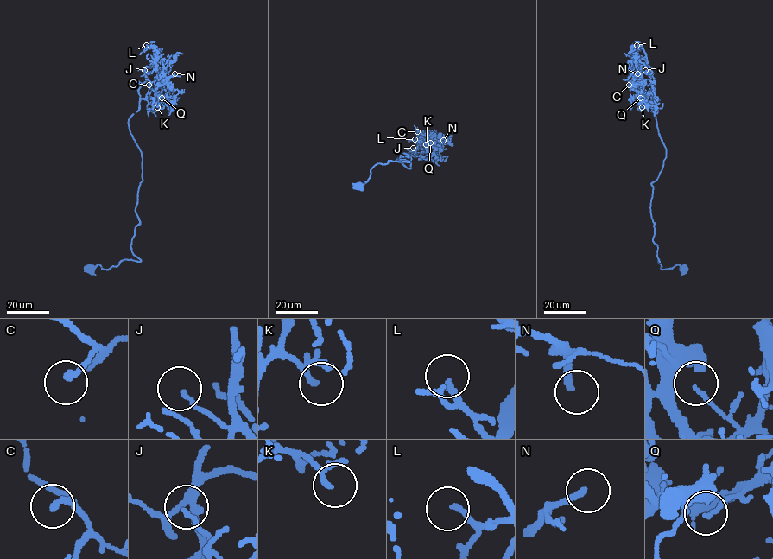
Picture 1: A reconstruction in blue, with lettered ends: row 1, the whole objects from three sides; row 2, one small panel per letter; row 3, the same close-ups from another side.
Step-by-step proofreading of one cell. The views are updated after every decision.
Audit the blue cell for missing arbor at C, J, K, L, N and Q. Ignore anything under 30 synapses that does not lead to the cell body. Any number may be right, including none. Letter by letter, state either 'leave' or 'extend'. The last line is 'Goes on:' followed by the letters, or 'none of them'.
C: leave
J: leave
K: leave
L: extend
N: extend
Q: leave
Goes on: L, N

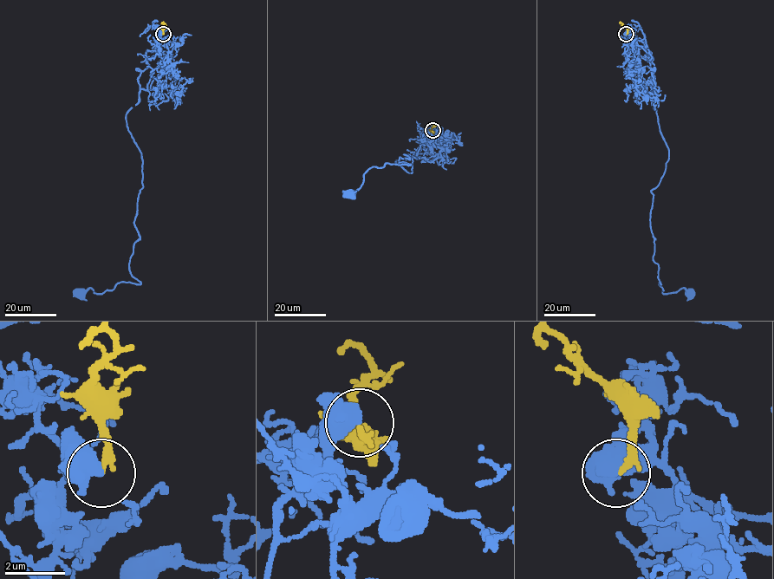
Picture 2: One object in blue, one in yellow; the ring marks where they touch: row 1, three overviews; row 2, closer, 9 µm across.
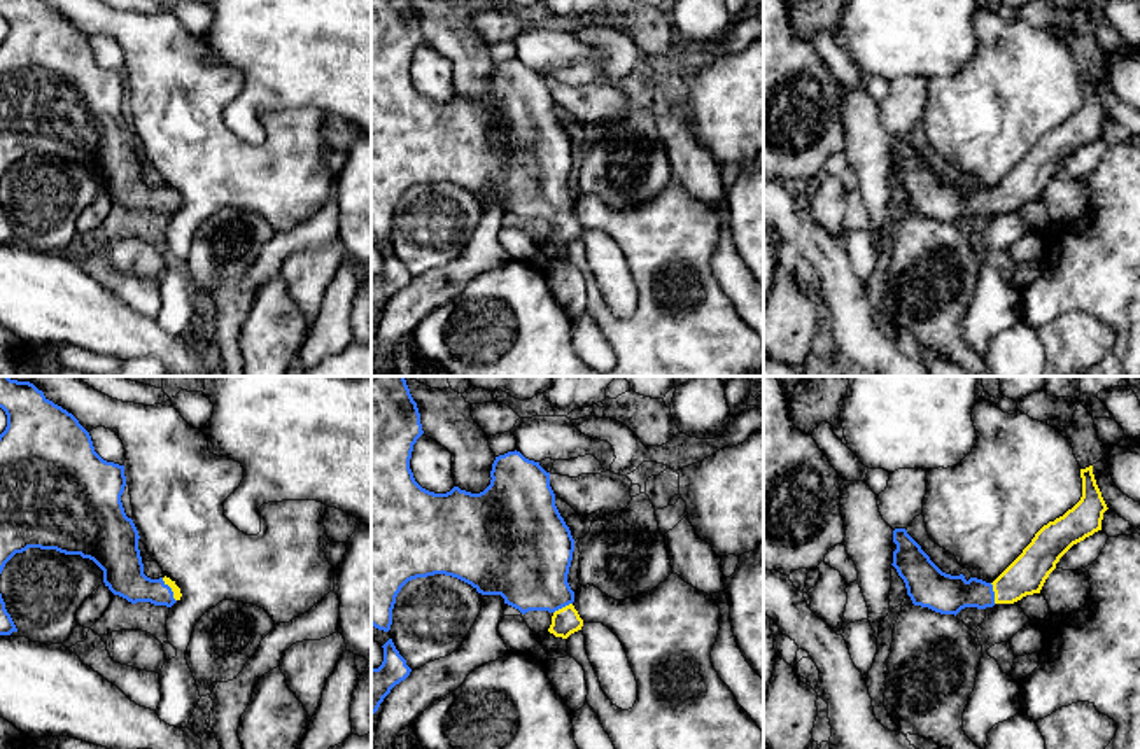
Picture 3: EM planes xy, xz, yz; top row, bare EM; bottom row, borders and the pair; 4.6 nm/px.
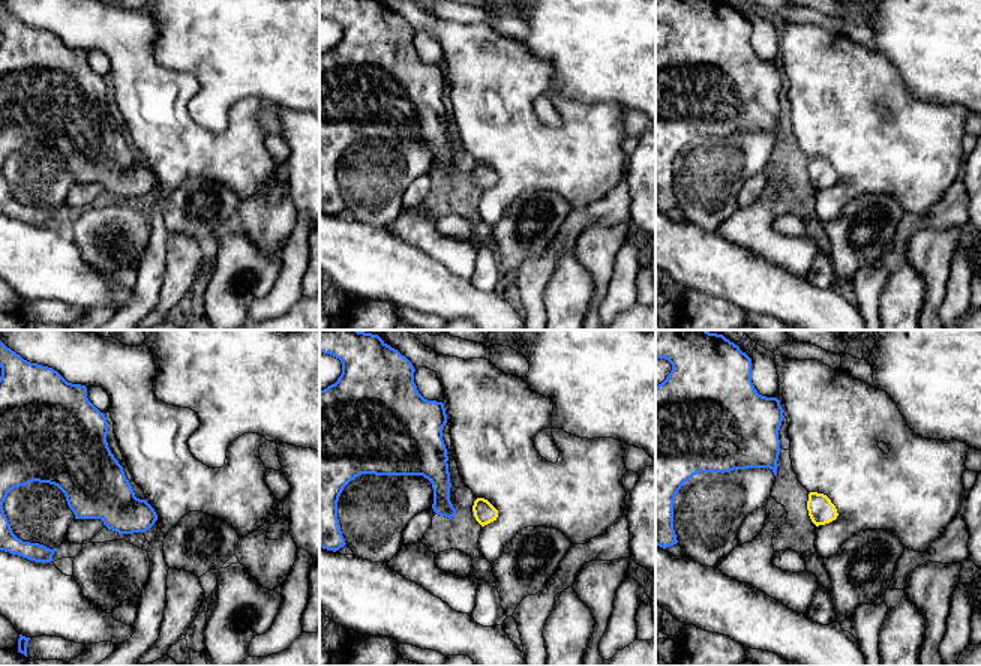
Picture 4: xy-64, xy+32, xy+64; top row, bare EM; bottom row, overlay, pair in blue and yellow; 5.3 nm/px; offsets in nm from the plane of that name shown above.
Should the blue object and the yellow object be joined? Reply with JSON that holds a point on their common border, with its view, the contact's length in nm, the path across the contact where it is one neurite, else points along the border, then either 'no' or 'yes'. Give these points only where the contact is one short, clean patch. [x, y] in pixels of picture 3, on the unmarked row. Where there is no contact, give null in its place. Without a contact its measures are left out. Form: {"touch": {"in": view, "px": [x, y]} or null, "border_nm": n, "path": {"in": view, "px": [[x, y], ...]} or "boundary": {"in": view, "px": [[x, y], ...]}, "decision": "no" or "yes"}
{"touch": {"in": "xy", "px": [170, 198]}, "border_nm": 130, "path": {"in": "xy", "px": [[123, 179], [140, 196], [170, 198], [168, 189]]}, "decision": "yes"}

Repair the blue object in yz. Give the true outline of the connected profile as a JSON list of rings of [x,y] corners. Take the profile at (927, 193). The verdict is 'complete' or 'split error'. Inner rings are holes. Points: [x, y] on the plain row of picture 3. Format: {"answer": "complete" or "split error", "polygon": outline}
{"answer": "split error", "polygon": [[[1093,74],[1080,77],[1082,105],[1063,124],[1044,133],[1023,161],[993,189],[942,180],[905,136],[893,138],[893,175],[904,187],[914,214],[940,222],[958,222],[965,215],[986,217],[1014,212],[1040,201],[1059,166],[1077,150],[1101,138],[1108,117],[1096,93]]]}

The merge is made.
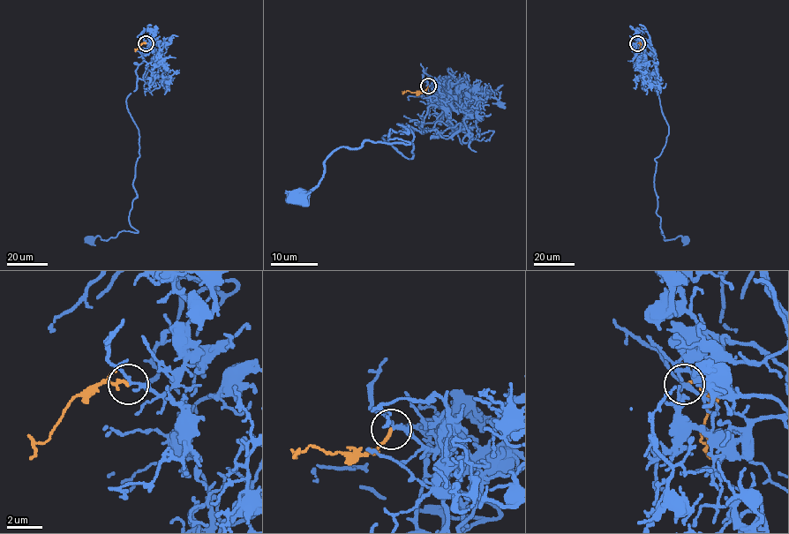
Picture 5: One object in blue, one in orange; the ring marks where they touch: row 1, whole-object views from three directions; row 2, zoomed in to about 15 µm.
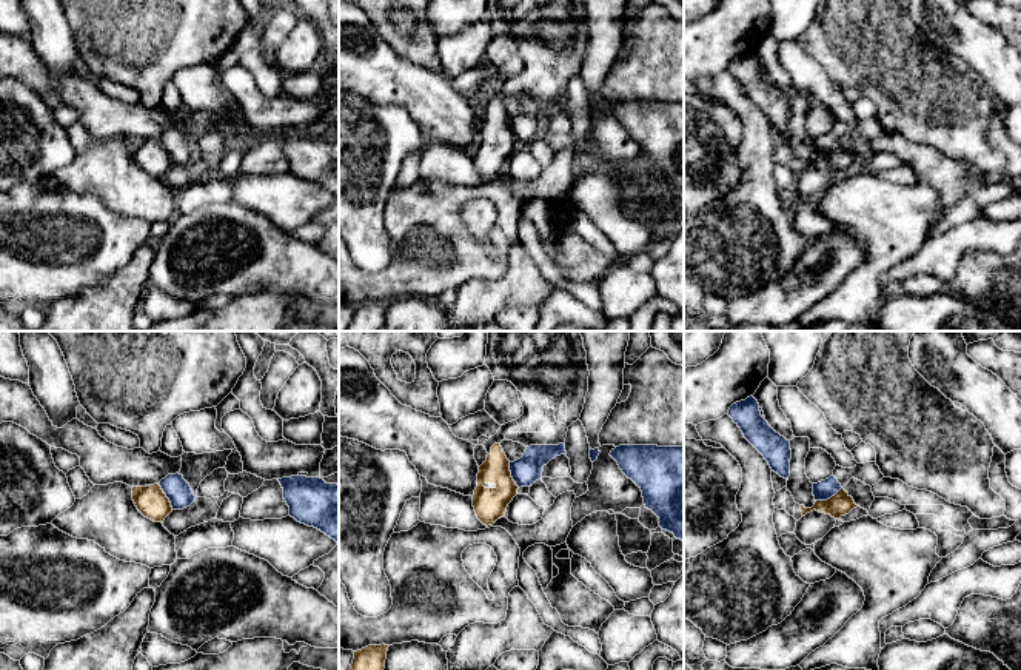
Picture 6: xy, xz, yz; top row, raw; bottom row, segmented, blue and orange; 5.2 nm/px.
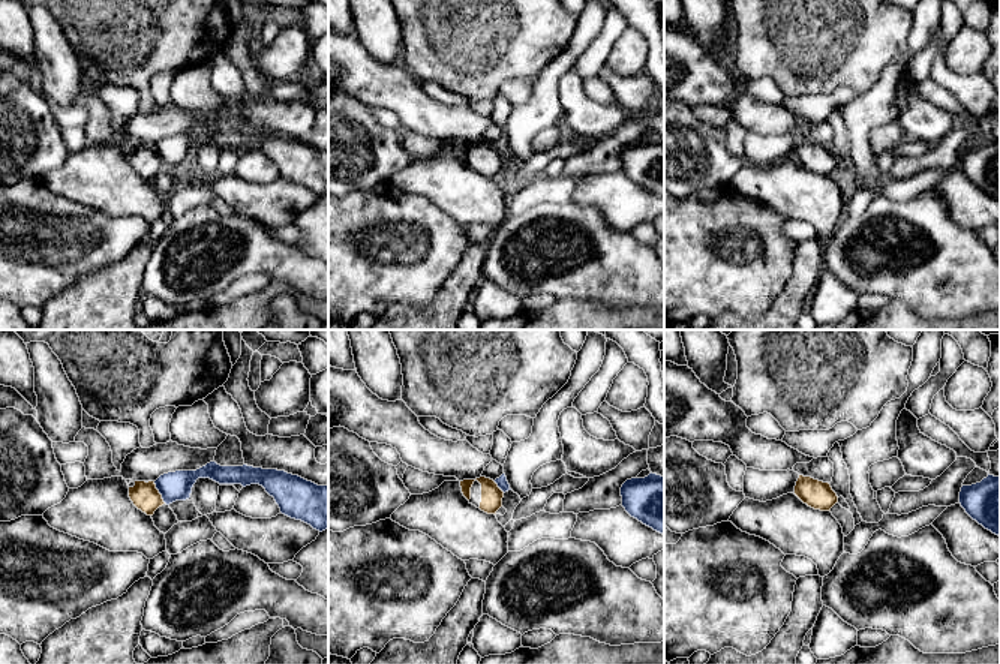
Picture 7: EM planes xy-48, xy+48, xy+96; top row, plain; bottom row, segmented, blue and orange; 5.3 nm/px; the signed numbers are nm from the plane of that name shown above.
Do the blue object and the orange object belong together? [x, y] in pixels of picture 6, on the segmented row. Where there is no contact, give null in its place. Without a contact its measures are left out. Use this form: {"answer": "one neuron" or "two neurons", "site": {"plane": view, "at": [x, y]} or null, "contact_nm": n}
{"answer": "two neurons", "site": {"plane": "xy", "at": [167, 496]}, "contact_nm": 160}

